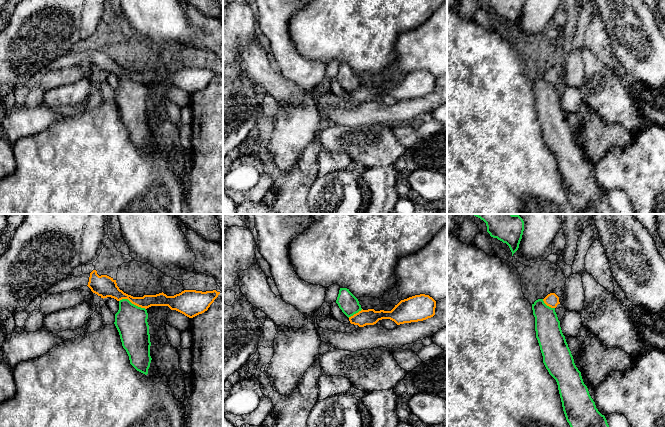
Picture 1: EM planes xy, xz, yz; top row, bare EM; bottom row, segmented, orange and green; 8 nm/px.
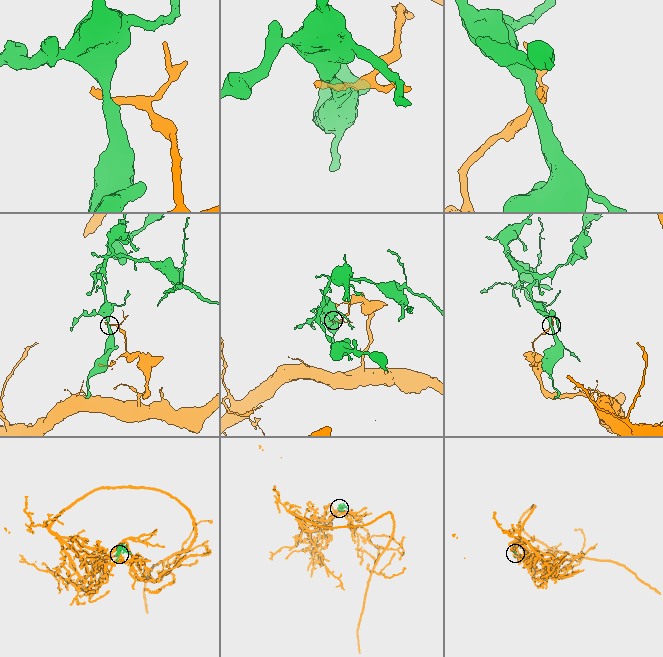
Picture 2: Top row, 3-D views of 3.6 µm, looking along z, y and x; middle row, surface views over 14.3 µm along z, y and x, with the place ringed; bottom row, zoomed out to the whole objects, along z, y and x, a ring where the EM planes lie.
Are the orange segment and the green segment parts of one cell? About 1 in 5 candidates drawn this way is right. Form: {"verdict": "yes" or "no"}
{"verdict": "no"}

